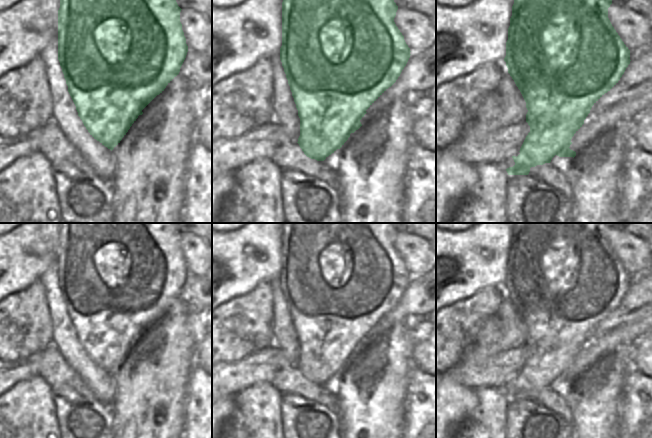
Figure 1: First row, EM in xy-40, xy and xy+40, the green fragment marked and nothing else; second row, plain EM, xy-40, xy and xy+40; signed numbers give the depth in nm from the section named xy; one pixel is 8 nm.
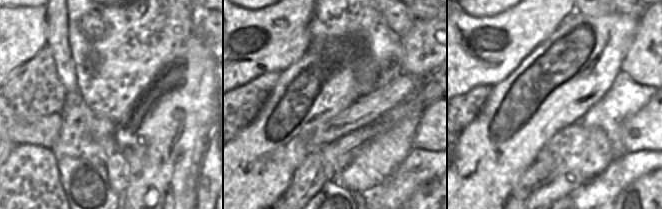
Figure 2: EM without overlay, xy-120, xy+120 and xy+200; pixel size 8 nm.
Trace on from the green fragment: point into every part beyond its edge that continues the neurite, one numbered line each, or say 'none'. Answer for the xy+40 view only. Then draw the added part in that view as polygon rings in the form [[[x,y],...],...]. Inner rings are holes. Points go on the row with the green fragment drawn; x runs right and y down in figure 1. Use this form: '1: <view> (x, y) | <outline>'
none

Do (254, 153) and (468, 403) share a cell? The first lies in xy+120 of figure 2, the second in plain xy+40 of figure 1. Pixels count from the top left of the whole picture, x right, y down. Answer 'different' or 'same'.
same

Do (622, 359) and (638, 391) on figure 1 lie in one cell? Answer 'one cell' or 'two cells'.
two cells

